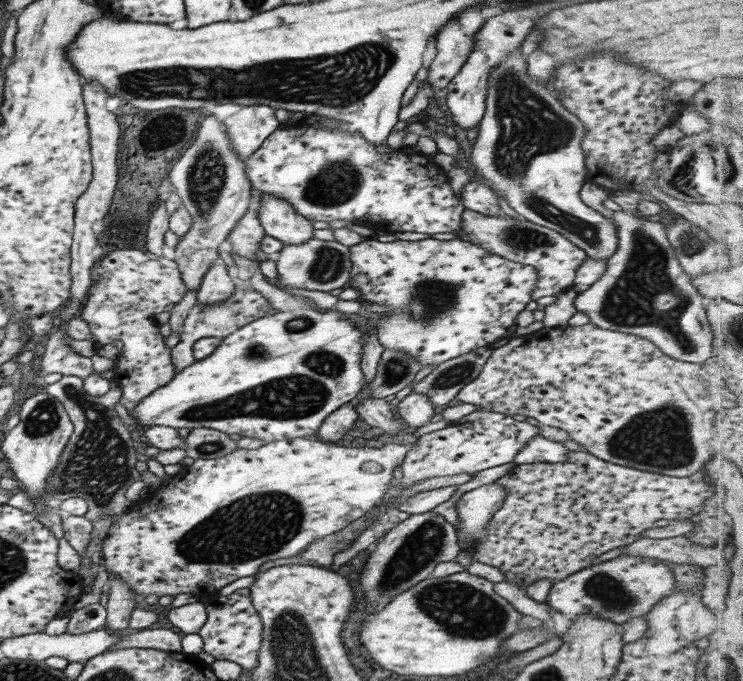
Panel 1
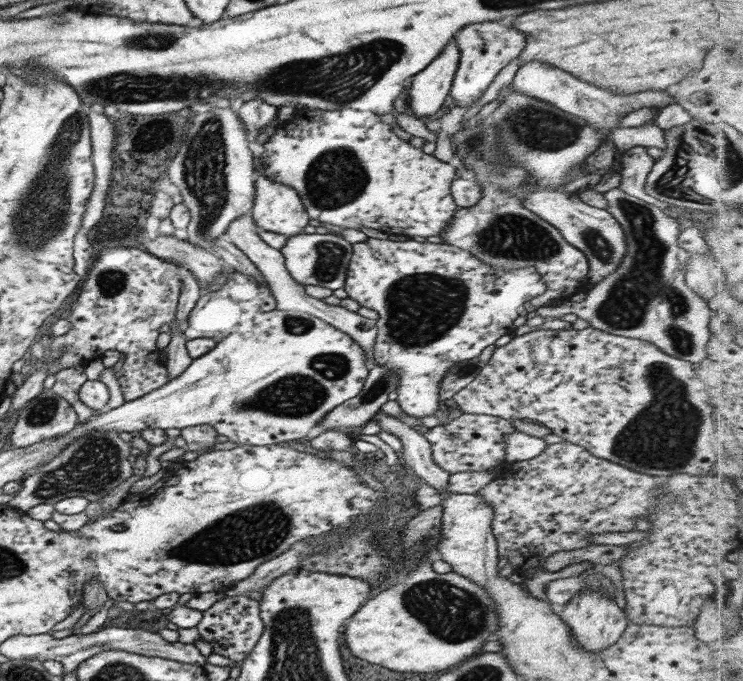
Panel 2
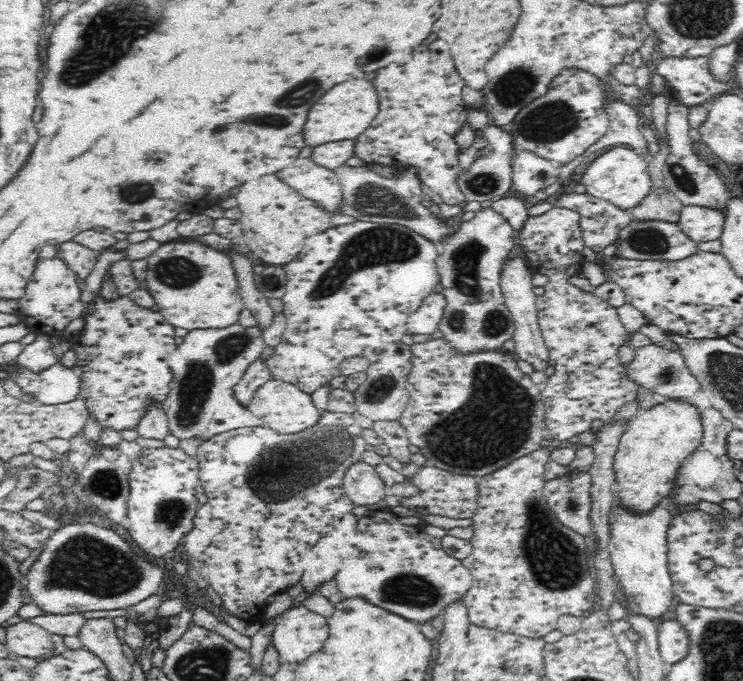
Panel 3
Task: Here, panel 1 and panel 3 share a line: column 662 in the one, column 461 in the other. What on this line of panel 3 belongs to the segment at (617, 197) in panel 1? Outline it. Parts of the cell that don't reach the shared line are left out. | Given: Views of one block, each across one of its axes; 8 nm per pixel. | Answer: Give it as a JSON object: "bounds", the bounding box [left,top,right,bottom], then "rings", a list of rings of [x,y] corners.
{"bounds":[437,207,516,351],"rings":[[[491,207],[477,211],[469,221],[457,221],[457,231],[439,245],[437,269],[447,305],[438,329],[454,351],[498,351],[506,340],[513,338],[515,324],[505,305],[500,277],[516,245],[514,229]]]}

